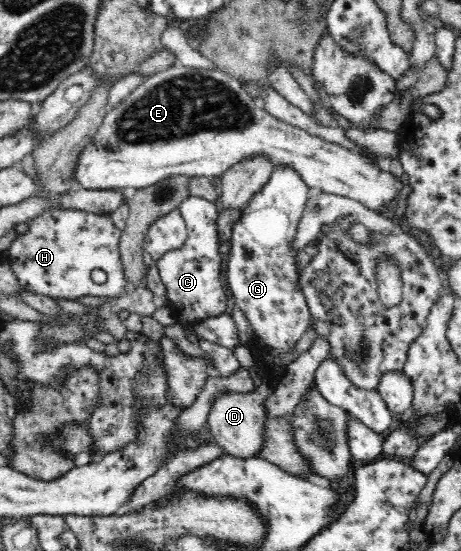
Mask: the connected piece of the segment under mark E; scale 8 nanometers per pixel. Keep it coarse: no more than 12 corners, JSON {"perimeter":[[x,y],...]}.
{"perimeter":[[158,71],[77,161],[86,190],[219,179],[255,155],[393,212],[386,166],[266,113],[224,71]]}

